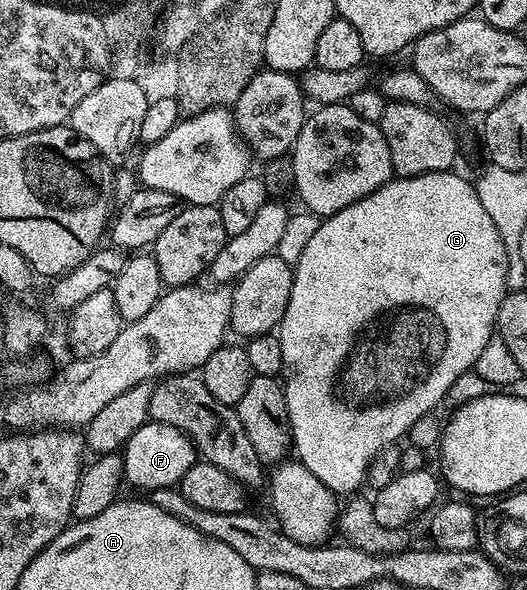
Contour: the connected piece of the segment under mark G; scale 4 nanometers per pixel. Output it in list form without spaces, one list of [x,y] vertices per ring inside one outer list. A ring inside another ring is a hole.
[[[451,170],[429,172],[412,178],[392,177],[377,192],[349,204],[349,208],[341,208],[341,212],[328,214],[320,221],[317,232],[313,232],[305,252],[301,252],[301,260],[293,267],[295,279],[289,296],[289,304],[285,308],[283,321],[277,327],[281,356],[285,367],[285,404],[289,425],[291,425],[291,441],[298,461],[303,463],[321,484],[344,496],[350,490],[361,487],[367,481],[367,470],[371,461],[386,446],[396,445],[410,435],[413,424],[421,420],[421,416],[432,413],[434,407],[451,390],[451,385],[474,367],[477,356],[481,356],[481,348],[496,333],[495,321],[501,300],[509,292],[507,286],[507,256],[505,244],[493,224],[492,217],[485,212],[484,205],[478,199],[476,187],[466,182],[461,175]]]

